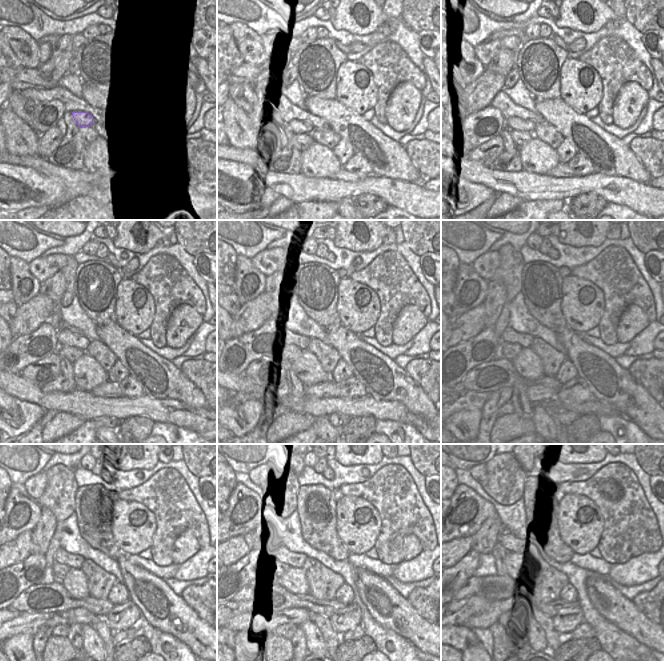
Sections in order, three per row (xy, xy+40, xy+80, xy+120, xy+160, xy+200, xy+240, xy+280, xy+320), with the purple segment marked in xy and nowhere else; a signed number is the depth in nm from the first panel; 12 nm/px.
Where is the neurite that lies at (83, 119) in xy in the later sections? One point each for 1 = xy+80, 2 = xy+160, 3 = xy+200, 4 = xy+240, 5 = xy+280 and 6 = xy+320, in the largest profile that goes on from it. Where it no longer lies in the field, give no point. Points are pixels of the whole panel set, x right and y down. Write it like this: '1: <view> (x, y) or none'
1: xy+80 (514, 123)
2: xy+160 (285, 335)
3: xy+200 (509, 335)
4: xy+240 (61, 556)
5: xy+280 (292, 559)
6: xy+320 (499, 552)

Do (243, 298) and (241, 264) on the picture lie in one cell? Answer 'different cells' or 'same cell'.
same cell

